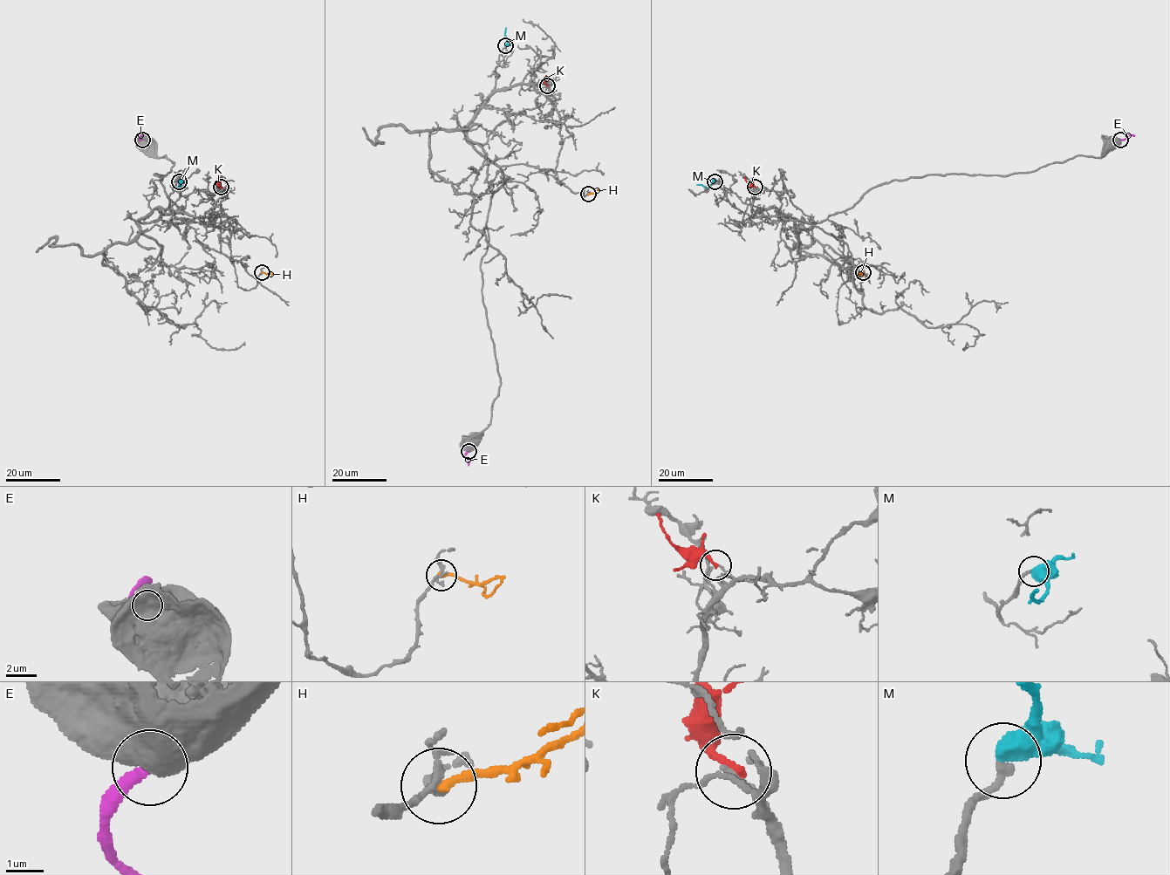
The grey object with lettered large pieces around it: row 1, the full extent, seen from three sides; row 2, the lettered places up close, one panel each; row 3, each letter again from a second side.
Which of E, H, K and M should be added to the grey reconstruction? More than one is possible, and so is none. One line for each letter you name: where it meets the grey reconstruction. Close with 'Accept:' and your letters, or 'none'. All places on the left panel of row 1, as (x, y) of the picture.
M: meets grey at (179, 181)
Accept: M

